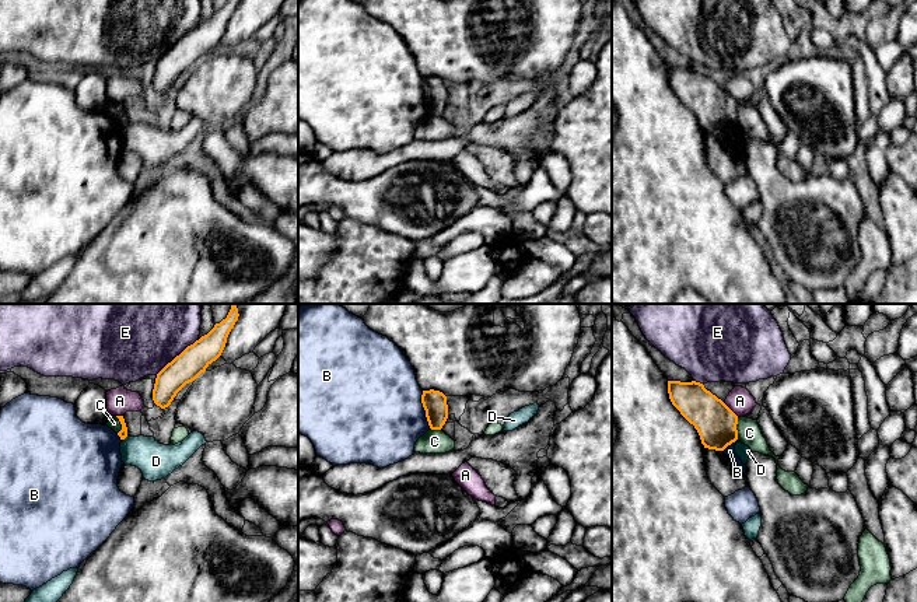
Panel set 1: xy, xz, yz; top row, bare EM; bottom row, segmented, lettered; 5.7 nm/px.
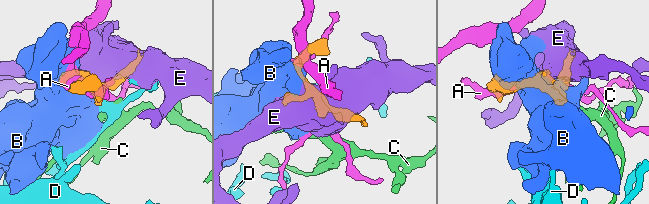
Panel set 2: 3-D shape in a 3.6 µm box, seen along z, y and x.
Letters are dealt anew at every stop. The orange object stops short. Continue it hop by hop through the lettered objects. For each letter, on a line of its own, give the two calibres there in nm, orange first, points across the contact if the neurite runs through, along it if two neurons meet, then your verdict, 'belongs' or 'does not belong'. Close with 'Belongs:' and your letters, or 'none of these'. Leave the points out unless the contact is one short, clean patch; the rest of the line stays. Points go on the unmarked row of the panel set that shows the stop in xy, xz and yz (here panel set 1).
A: calibres 240 and 150 nm; does not belong
B: calibres 140 and 480 nm; does not belong
C: calibres 240 and 140 nm; border yz (738, 104), (737, 125); does not belong
D: calibres 50 and 200 nm; border xy (128, 122), (122, 126); does not belong
E: calibres 170 and 360 nm; does not belong
Belongs: none of these

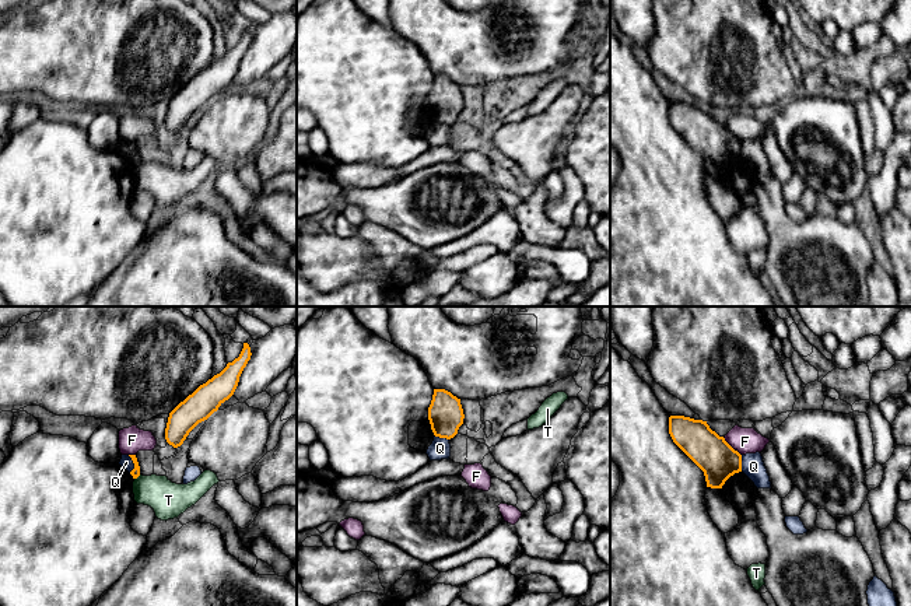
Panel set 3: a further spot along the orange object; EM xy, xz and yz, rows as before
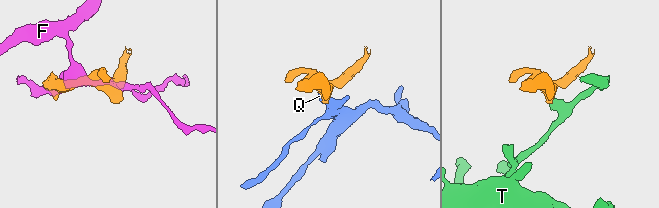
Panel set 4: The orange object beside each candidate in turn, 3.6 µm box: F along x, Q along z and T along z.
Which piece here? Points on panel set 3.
F: calibres 220 and 140 nm; does not belong
Q: calibres 50 and 70 nm; border xy (128, 142), (133, 150), (130, 158); does not belong
T: calibres 50 and 200 nm; border xy (140, 161), (135, 165); does not belong
Belongs: none of these

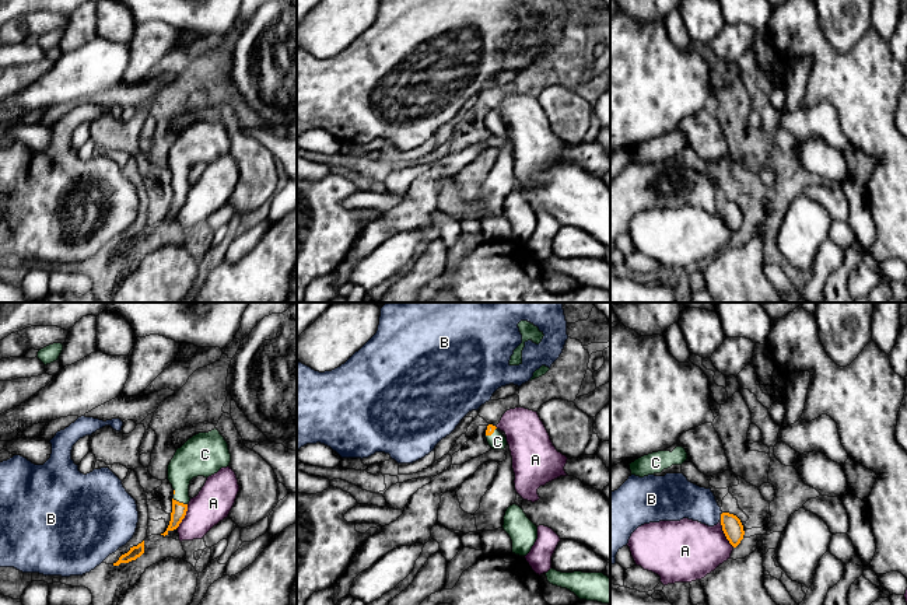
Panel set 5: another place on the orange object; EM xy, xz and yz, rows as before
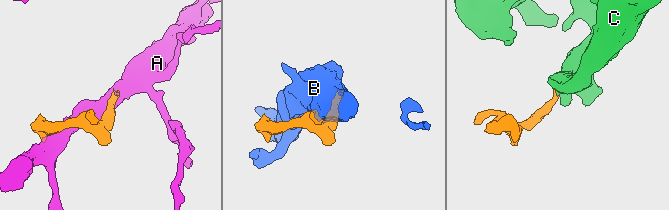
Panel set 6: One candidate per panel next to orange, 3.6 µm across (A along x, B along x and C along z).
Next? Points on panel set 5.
A: calibres 120 and 360 nm; does not belong
B: calibres 120 and 220 nm; does not belong
C: calibres 80 and 190 nm; way xy (179, 196), (178, 188), (181, 156), (189, 147); belongs
Belongs: C

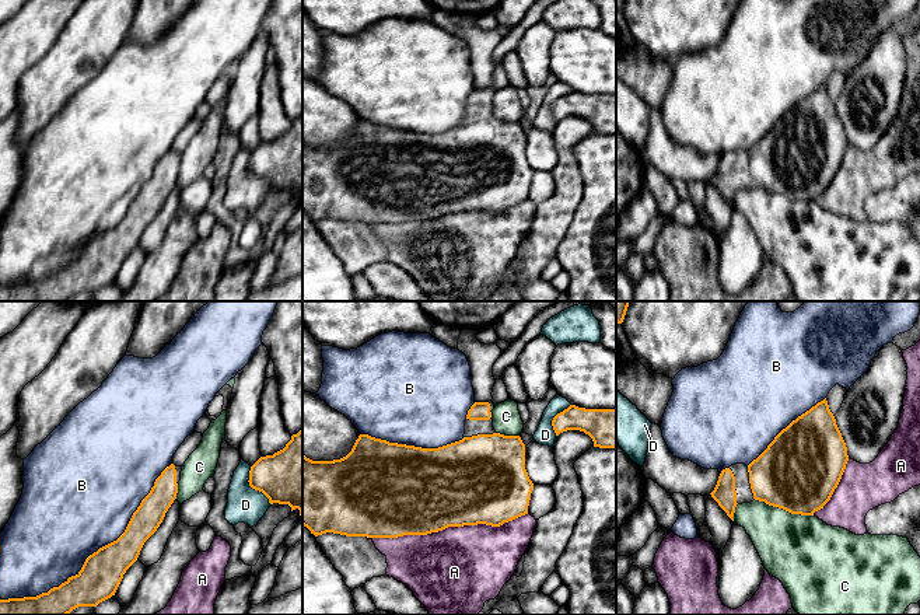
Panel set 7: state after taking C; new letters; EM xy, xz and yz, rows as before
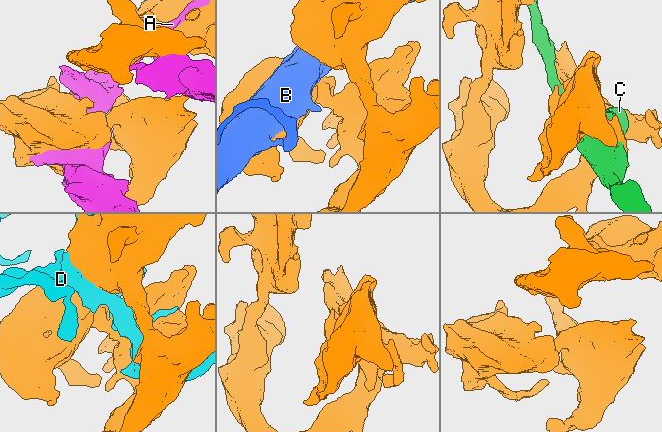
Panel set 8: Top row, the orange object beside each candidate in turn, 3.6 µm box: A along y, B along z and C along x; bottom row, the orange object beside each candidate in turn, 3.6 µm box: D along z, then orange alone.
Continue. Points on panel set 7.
A: calibres 480 and 480 nm; does not belong
B: calibres 240 and 500 nm; does not belong
C: calibres 460 and 400 nm; does not belong
D: calibres 320 and 200 nm; does not belong
Belongs: none of these

